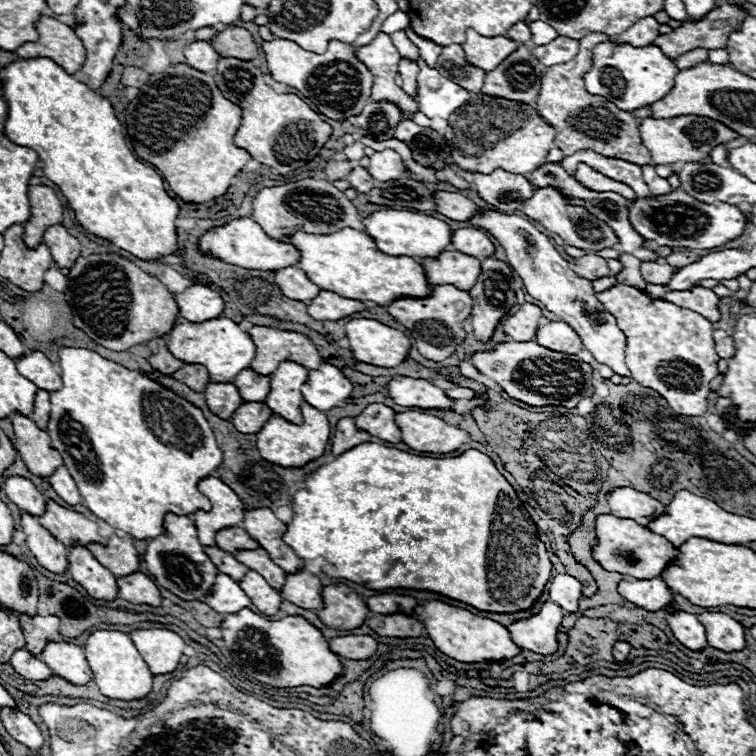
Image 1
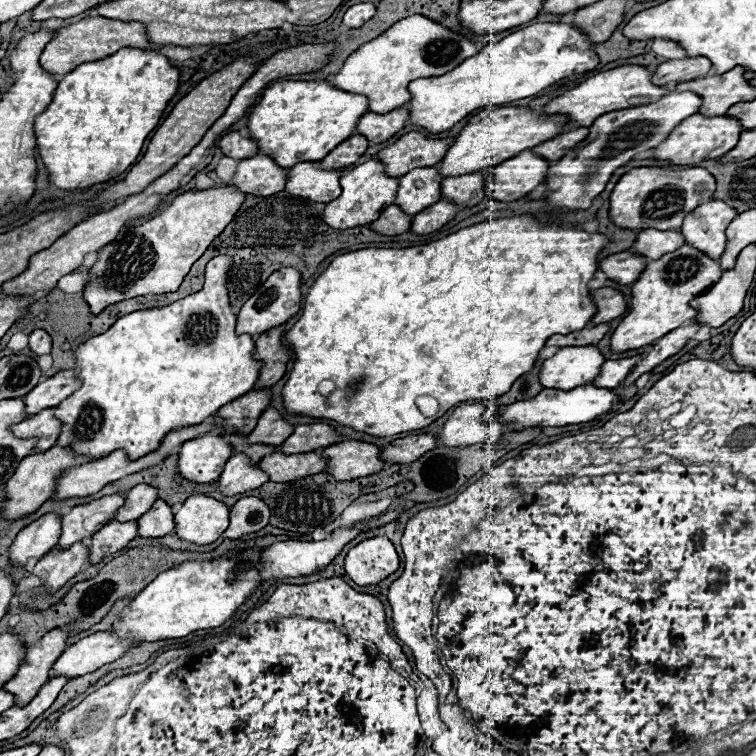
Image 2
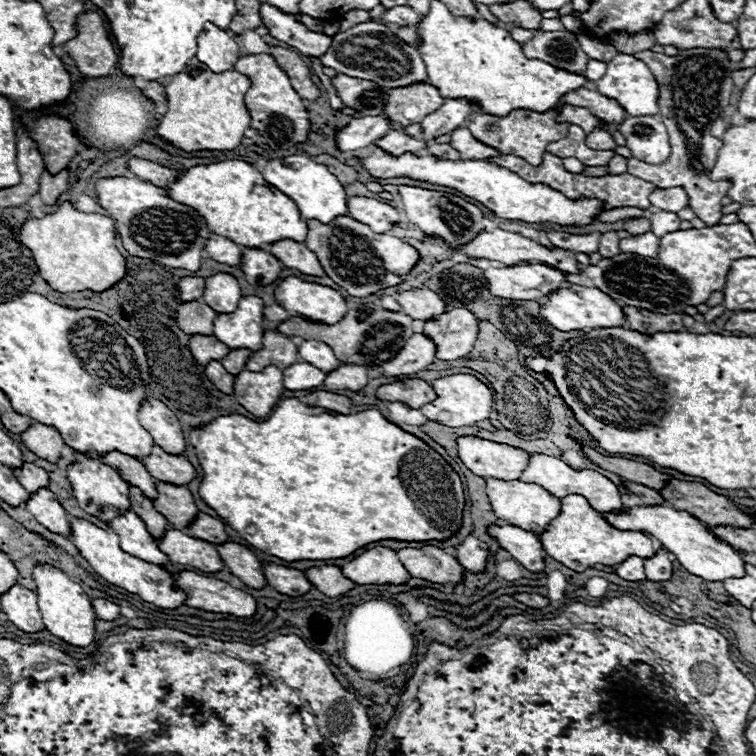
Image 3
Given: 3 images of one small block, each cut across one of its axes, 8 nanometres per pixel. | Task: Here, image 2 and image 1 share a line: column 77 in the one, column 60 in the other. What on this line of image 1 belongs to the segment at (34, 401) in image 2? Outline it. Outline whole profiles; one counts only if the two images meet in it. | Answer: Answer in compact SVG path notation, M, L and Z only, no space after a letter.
M42 352L26 354L18 358L16 364L18 364L18 372L22 372L22 376L26 376L28 380L34 380L38 388L46 388L48 392L56 392L58 388L62 388L58 368Z

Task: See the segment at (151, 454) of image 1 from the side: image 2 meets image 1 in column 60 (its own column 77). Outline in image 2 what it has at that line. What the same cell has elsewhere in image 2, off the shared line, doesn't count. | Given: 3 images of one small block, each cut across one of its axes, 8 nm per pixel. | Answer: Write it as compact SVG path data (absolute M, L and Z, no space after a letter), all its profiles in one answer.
M232 256L212 258L206 266L206 284L200 292L164 308L138 310L122 316L108 332L92 336L78 346L74 352L74 370L82 384L56 408L56 418L62 422L62 428L54 446L72 448L78 456L88 456L90 460L104 458L112 450L124 450L128 460L136 460L136 456L146 456L156 450L168 432L204 422L224 404L230 404L254 388L260 362L252 360L252 336L234 334L236 316L230 310L226 292L226 274L230 266Z

